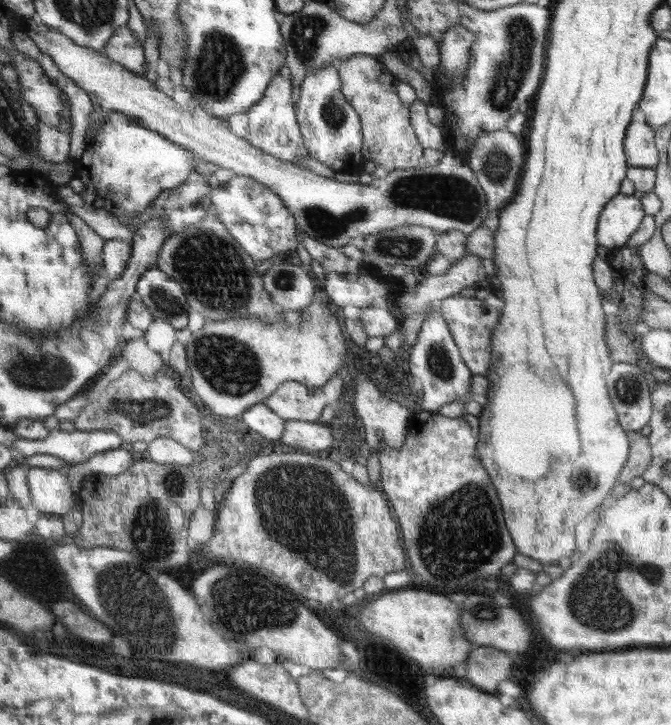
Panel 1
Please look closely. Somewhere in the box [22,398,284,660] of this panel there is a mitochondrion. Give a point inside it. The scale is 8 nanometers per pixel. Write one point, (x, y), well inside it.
(127, 580)

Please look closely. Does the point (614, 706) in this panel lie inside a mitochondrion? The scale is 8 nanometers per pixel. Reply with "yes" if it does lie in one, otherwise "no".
no

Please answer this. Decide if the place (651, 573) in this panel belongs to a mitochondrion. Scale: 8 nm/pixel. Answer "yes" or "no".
yes

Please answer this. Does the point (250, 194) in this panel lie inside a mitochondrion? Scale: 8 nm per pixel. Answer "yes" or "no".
no

